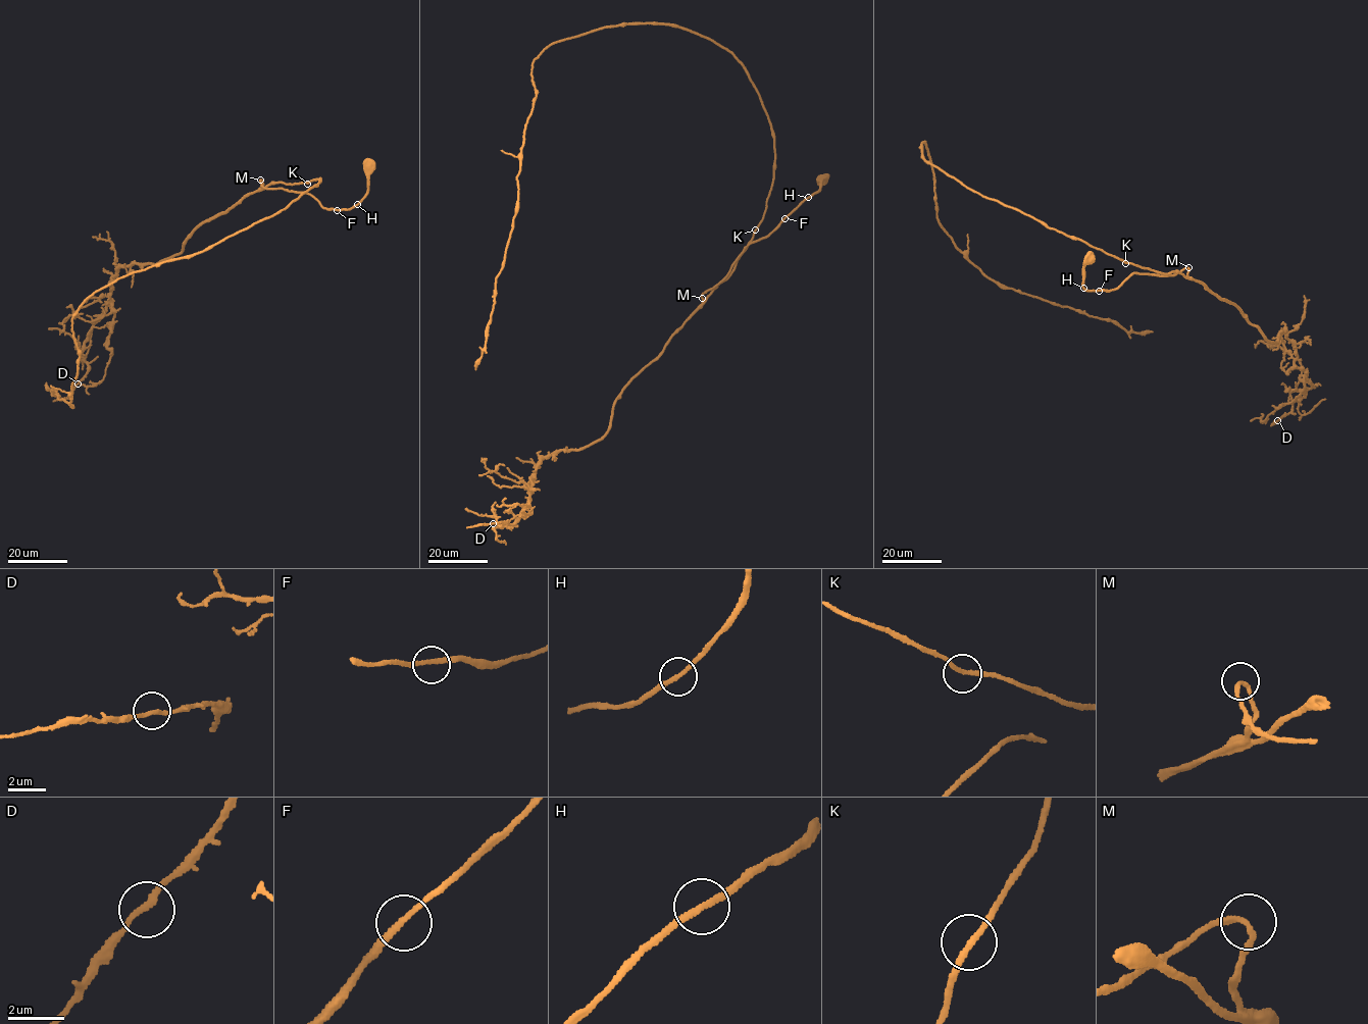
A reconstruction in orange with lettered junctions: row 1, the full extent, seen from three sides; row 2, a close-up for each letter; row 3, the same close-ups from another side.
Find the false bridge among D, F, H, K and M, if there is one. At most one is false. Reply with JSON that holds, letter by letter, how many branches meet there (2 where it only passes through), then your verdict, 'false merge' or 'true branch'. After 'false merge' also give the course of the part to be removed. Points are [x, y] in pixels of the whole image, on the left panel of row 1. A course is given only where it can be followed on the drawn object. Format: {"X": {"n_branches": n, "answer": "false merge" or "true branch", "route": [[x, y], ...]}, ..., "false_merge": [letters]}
{"D": {"n_branches": 2, "answer": "true branch"}, "F": {"n_branches": 2, "answer": "true branch"}, "H": {"n_branches": 2, "answer": "true branch"}, "K": {"n_branches": 2, "answer": "true branch"}, "M": {"n_branches": 2, "answer": "true branch"}, "false_merge": []}

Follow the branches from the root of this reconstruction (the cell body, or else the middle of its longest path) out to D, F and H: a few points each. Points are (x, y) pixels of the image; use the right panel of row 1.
D: (1088, 259), (1085, 289), (1188, 268), (1264, 339), (1285, 331), (1312, 388), (1277, 420)
F: (1088, 259), (1083, 267), (1083, 288), (1099, 291)
H: (1088, 259), (1083, 267), (1083, 288)

